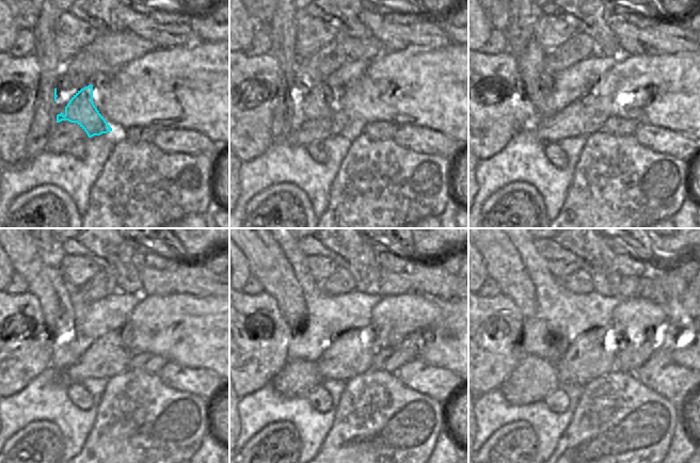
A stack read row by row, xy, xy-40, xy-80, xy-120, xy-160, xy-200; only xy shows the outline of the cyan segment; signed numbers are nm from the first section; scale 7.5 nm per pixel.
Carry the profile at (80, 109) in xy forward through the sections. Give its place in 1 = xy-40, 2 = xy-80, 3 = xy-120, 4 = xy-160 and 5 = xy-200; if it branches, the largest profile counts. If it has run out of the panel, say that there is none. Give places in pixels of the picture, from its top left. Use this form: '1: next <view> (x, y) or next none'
1: next xy-40 (309, 100)
2: next xy-80 (538, 83)
3: next xy-120 (46, 283)
4: next xy-160 (267, 262)
5: next xy-200 (503, 264)

